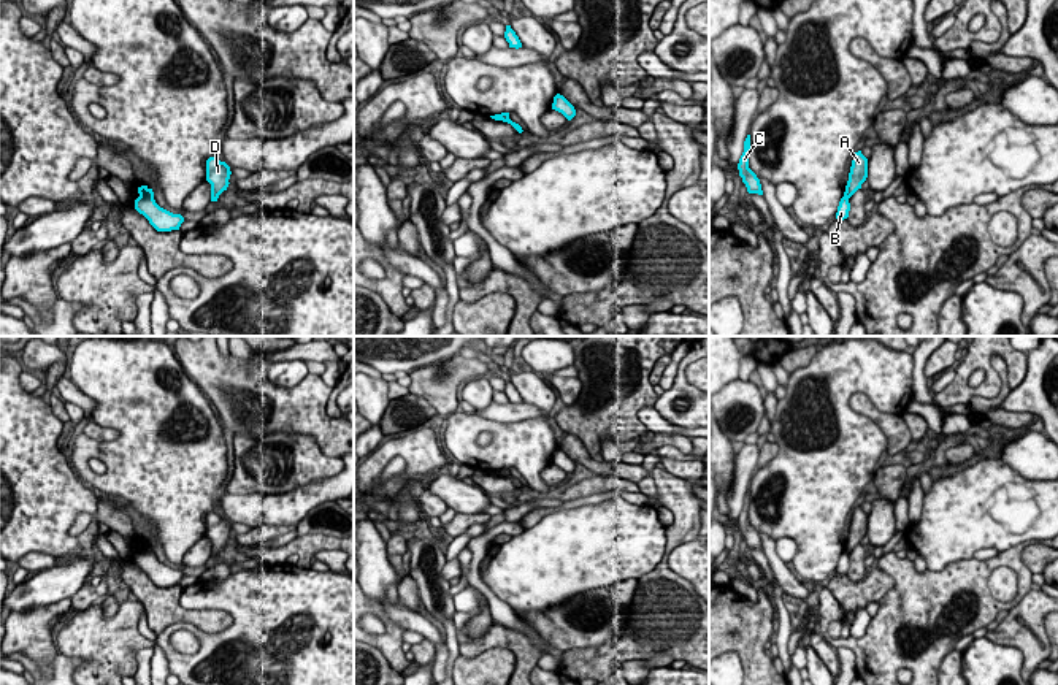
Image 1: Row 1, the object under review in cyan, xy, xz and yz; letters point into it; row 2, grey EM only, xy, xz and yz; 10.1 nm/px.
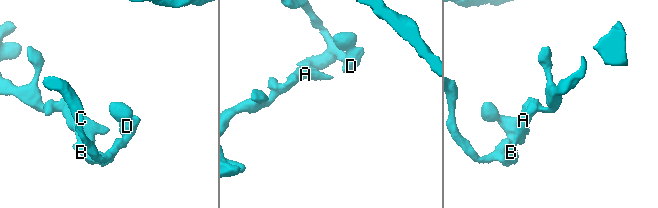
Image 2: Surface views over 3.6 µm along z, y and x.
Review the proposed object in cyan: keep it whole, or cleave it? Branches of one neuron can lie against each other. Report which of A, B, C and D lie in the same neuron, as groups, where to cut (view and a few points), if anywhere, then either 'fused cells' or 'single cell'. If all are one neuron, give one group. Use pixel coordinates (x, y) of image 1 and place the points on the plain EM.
groups A / B C D; cut yz (844, 551), (847, 554); fused cells

